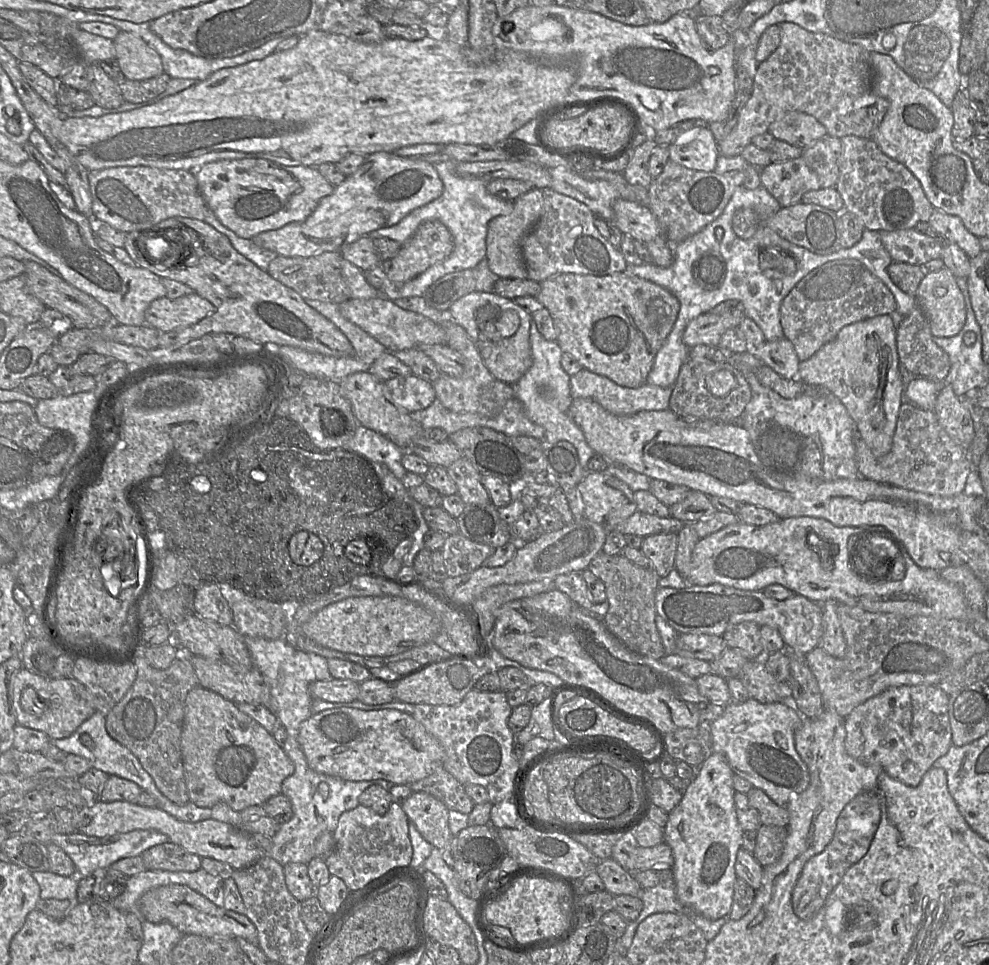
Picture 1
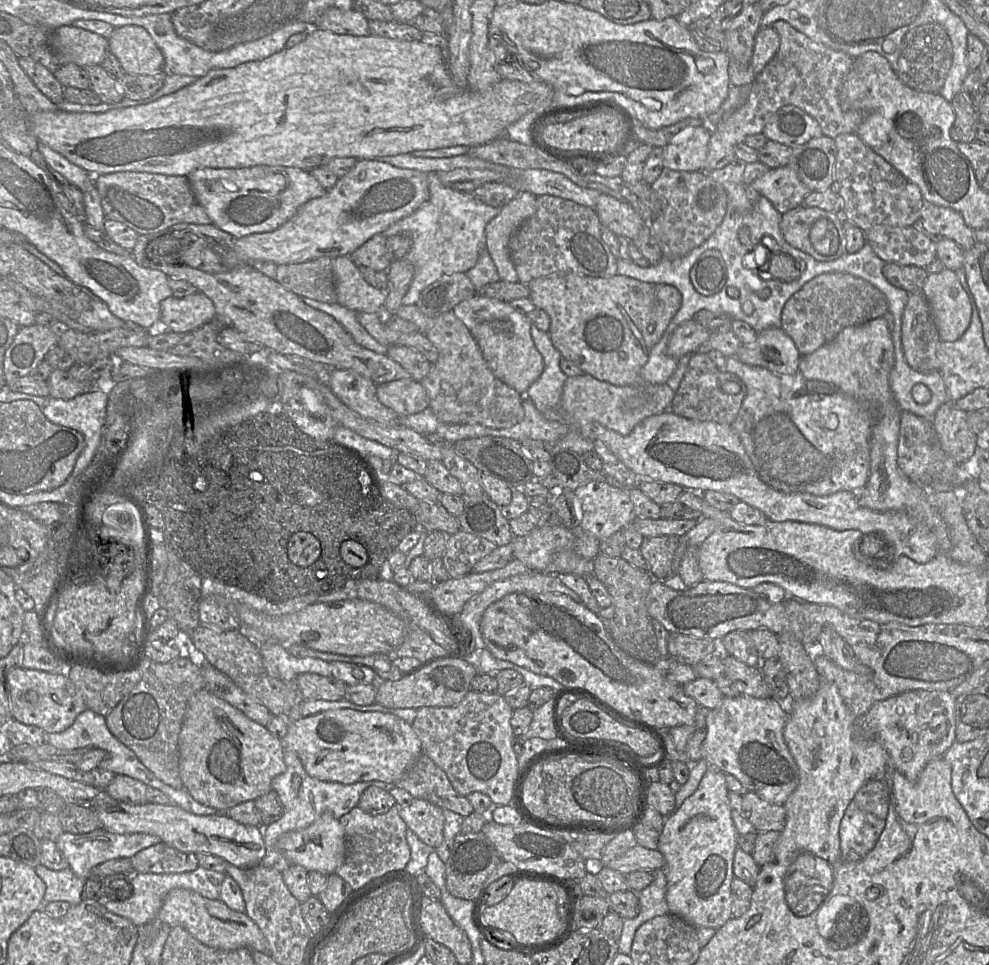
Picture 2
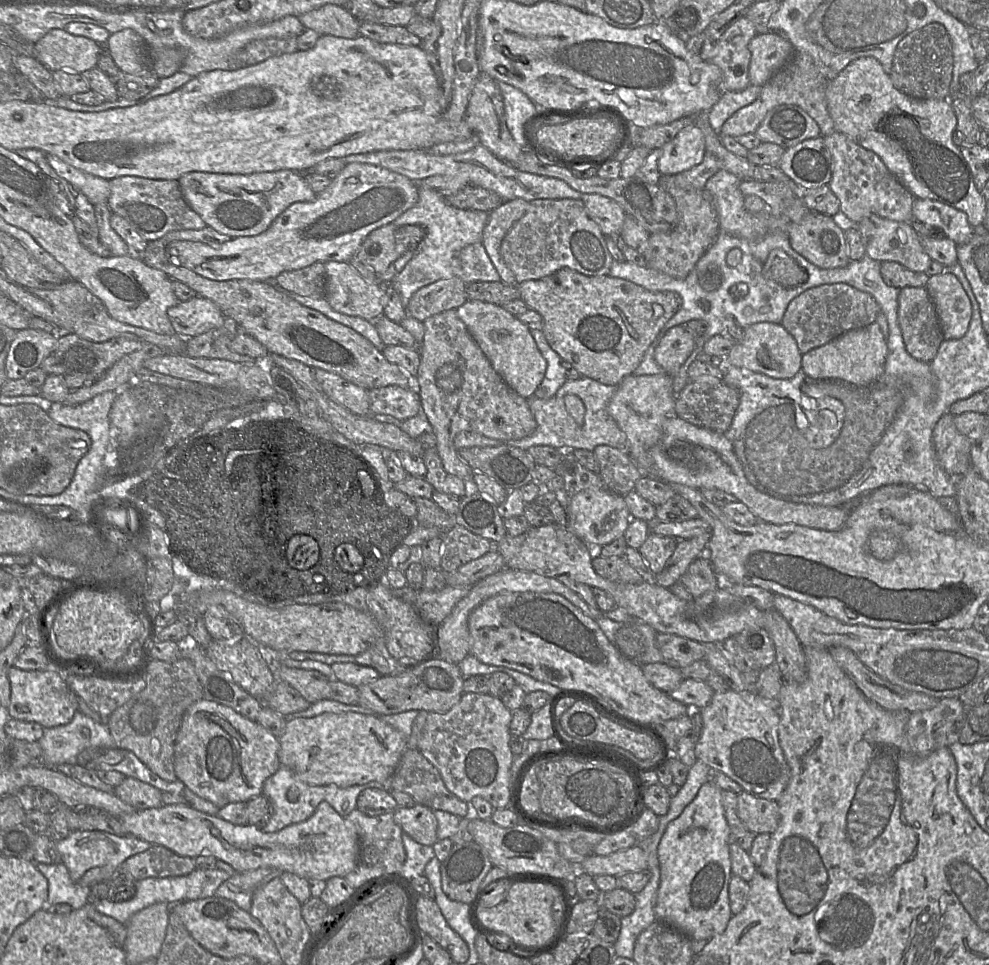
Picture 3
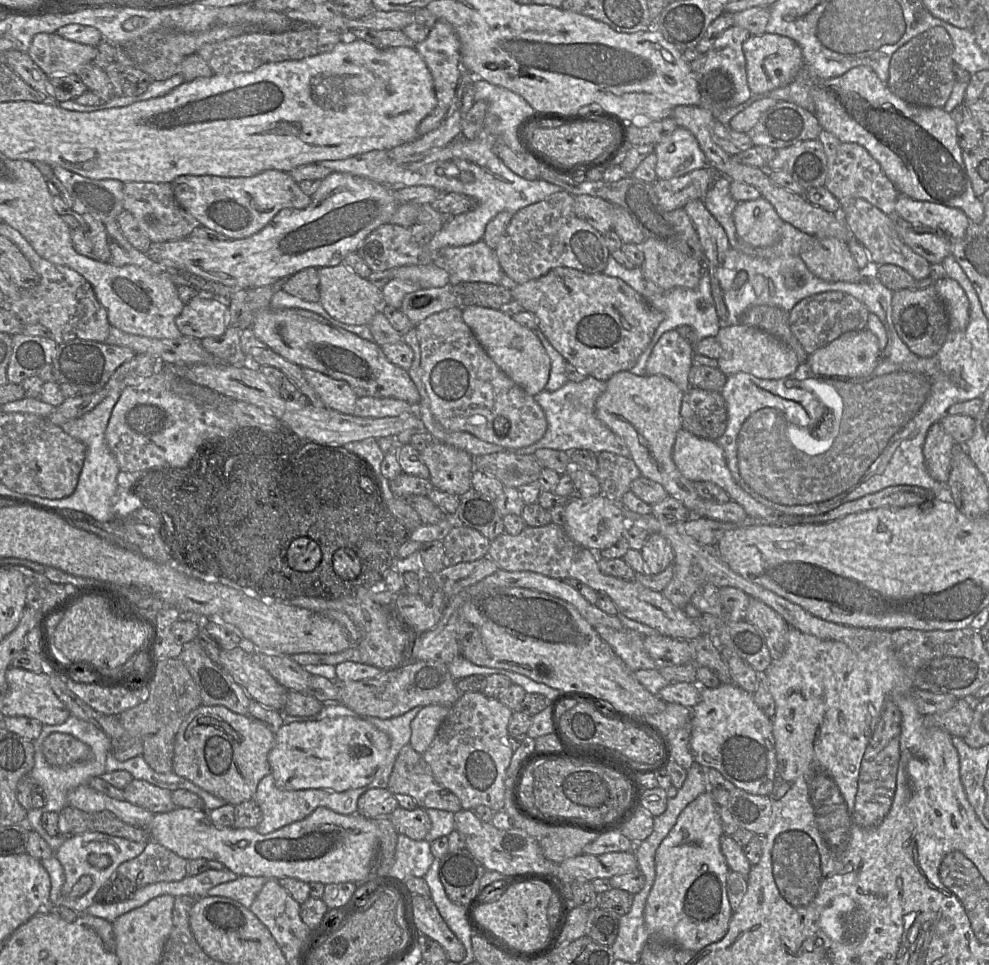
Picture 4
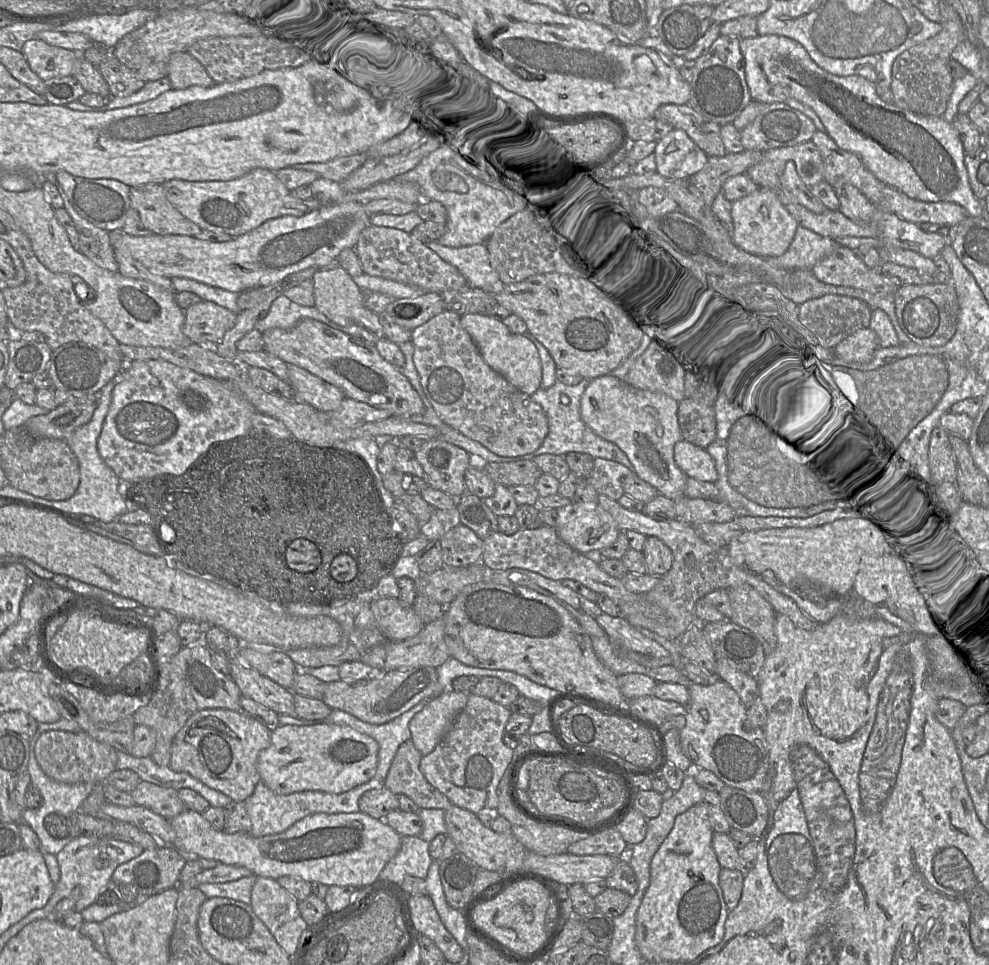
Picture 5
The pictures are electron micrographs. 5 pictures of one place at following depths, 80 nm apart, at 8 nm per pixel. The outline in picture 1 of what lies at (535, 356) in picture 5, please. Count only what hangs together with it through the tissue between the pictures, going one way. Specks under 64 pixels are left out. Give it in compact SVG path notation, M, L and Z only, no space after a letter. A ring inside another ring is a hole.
M474 291L455 301L450 306L449 312L451 320L466 330L480 352L485 366L496 379L514 385L531 367L533 362L530 345L532 314L516 304L514 300L493 292ZM505 310L516 311L520 325L515 334L503 338L496 328L496 321Z

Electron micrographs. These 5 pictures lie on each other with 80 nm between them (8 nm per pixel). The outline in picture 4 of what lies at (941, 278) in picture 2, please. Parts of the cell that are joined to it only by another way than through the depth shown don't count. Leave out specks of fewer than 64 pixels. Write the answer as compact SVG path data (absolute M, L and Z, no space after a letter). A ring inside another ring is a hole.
M949 277L934 282L934 287L943 301L948 317L949 331L962 331L969 323L969 301L959 283Z

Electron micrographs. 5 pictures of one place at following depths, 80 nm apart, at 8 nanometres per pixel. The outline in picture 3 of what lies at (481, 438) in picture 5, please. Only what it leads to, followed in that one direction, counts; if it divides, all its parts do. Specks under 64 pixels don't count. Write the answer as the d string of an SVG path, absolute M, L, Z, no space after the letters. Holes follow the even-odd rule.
M446 310L423 321L424 338L420 345L421 362L415 377L415 389L421 400L421 413L430 422L436 435L437 450L444 469L468 484L472 483L474 470L459 456L454 446L455 436L469 431L503 441L519 440L532 434L537 422L530 410L527 399L509 387L494 370L490 361L477 345L467 327L458 317L456 310Z

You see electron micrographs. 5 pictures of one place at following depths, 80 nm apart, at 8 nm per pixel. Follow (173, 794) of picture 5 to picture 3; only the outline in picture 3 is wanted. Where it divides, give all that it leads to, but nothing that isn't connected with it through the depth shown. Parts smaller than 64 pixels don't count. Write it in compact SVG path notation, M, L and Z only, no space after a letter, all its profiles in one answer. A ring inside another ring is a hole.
M126 777L115 787L114 794L136 810L158 808L163 805L161 790L133 777Z

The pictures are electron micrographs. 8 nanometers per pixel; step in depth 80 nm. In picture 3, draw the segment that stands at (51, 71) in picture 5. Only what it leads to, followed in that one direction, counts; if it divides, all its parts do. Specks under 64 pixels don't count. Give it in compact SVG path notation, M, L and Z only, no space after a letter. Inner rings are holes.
M53 29L33 45L33 57L50 71L67 70L82 74L97 67L103 46L75 36L64 29Z

